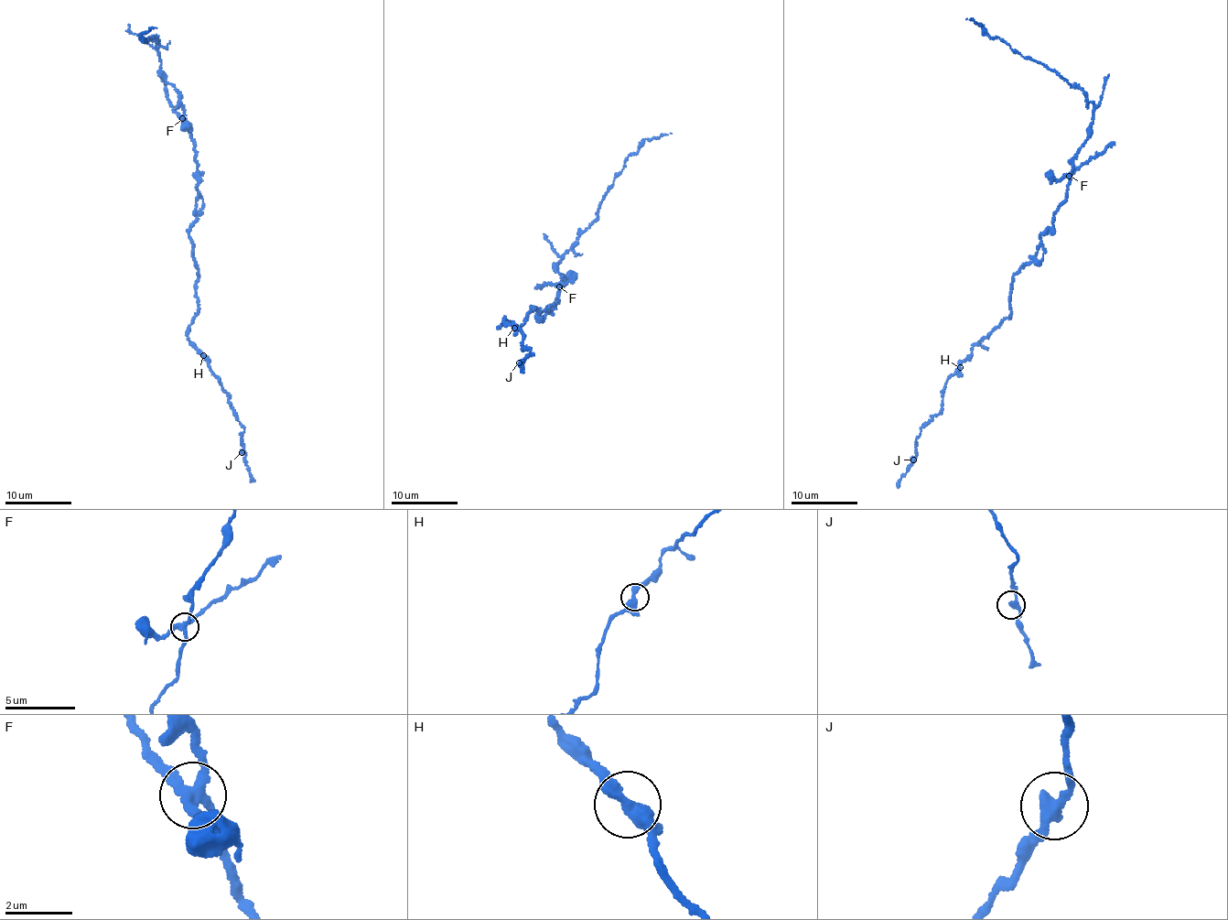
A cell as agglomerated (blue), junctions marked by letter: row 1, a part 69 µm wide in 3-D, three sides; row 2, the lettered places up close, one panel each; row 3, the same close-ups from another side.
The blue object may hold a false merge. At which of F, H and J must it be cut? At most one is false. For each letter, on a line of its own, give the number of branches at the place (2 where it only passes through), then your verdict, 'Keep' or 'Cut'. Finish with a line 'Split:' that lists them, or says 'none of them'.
F: Branches: 4. Cut
H: Branches: 3. Keep
J: Branches: 2. Keep
Split: F

